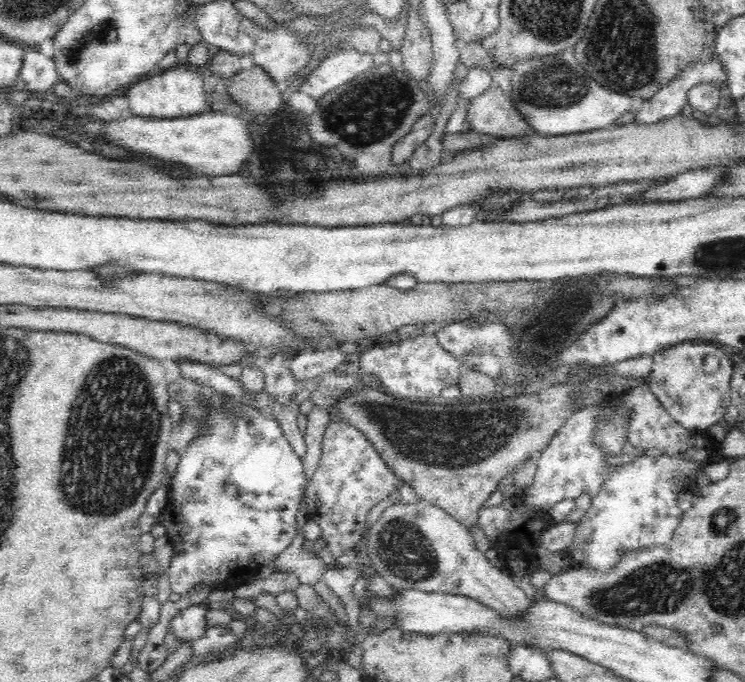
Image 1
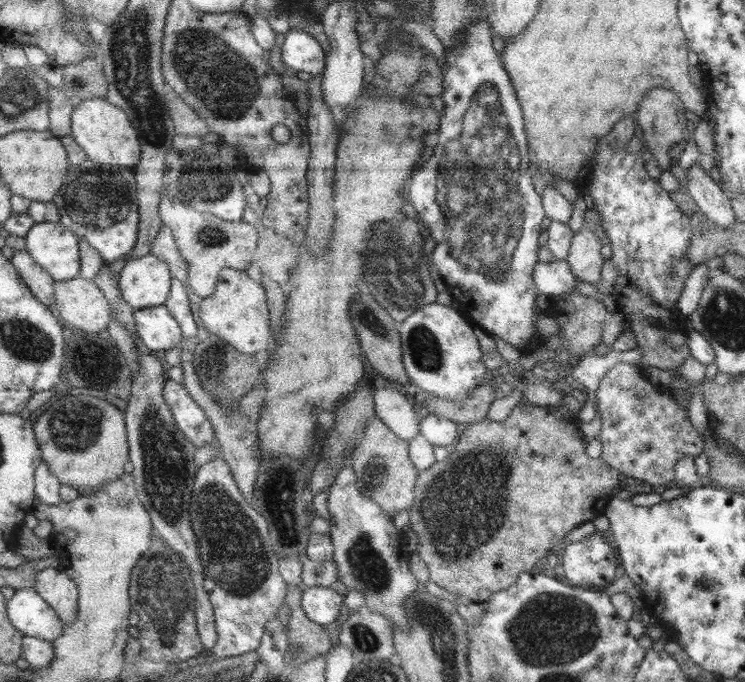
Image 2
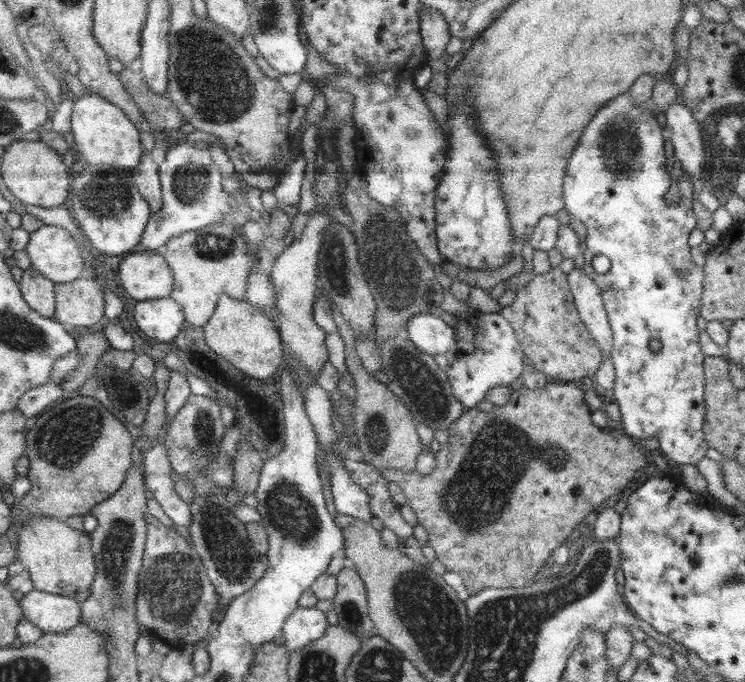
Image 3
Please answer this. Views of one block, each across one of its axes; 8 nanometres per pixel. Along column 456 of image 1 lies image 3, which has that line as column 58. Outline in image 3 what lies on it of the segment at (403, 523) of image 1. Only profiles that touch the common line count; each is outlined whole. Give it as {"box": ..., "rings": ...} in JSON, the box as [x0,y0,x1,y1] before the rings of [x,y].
{"box":[18,516,97,602],"rings":[[[52,516],[18,520],[19,560],[27,567],[36,590],[67,596],[79,602],[91,597],[97,563],[89,533],[67,526]]]}

